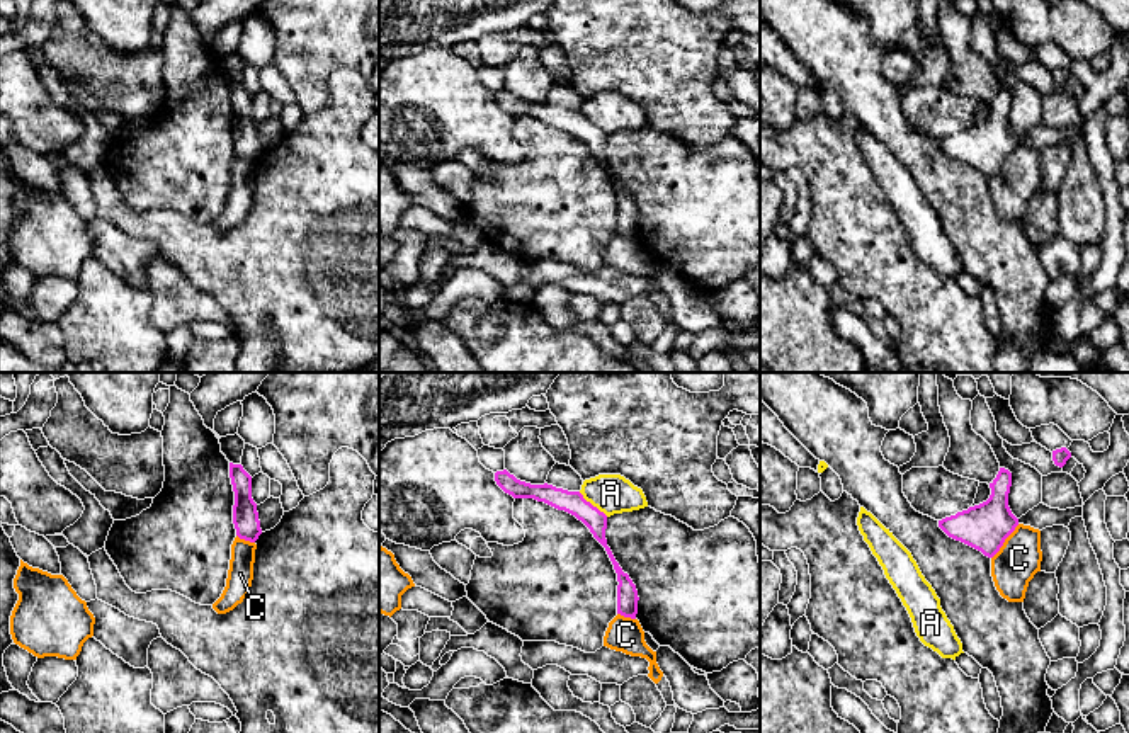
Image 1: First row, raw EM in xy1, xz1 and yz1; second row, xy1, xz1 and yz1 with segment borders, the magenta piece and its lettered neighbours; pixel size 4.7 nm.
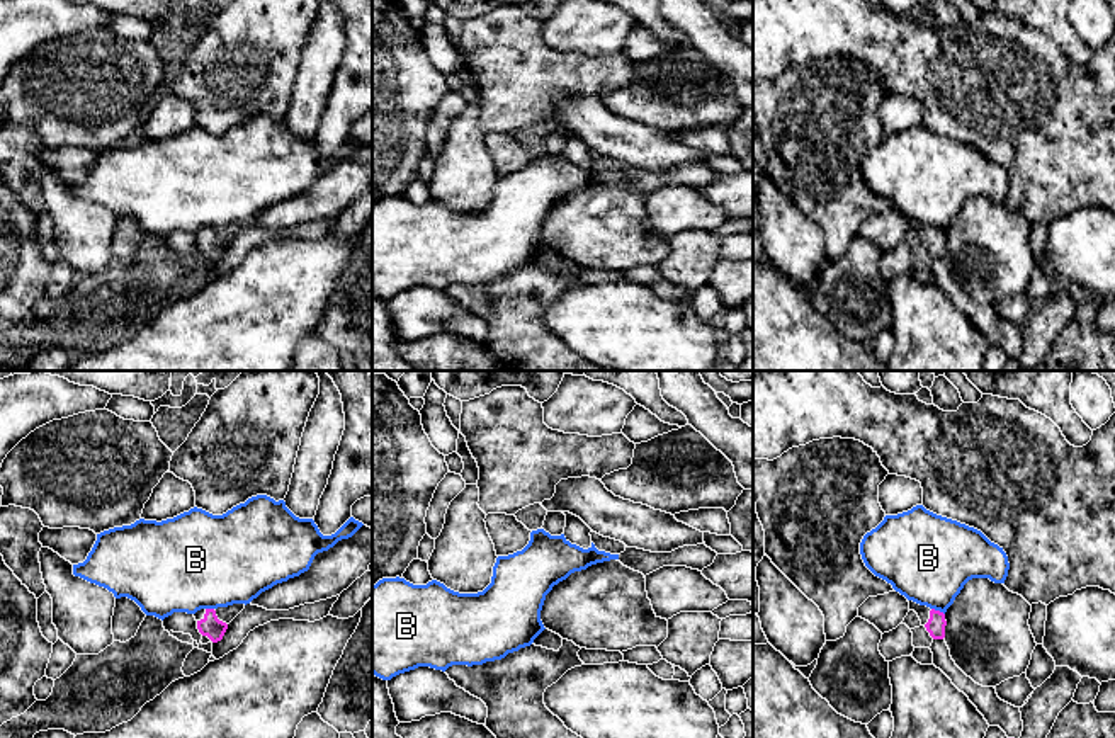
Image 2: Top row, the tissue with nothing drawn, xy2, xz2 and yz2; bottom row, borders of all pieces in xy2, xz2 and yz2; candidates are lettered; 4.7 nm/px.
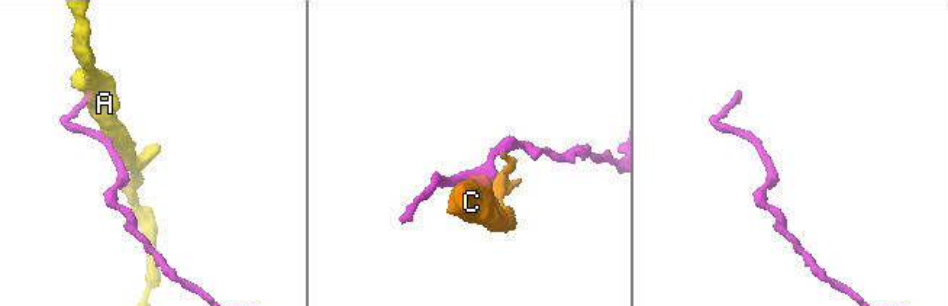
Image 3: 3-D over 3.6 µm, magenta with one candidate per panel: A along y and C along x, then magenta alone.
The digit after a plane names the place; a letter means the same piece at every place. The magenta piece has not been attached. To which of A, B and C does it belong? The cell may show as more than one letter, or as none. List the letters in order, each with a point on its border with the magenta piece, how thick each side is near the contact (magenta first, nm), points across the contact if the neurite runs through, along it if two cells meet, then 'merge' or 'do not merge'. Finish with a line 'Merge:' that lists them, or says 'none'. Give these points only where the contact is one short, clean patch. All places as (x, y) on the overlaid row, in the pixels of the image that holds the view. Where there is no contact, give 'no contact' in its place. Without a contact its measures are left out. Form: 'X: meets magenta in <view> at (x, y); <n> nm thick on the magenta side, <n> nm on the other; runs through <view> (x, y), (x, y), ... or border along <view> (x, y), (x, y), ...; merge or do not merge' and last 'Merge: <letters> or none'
A: meets magenta in xz1 at (592, 505); 110 nm thick on the magenta side, 190 nm on the other; border along xz1 (578, 492), (607, 516); do not merge
B: meets magenta in yz2 at (939, 611); 90 nm thick on the magenta side, 420 nm on the other; border along yz2 (932, 607), (944, 614); do not merge
C: meets magenta in yz1 at (1004, 541); 220 nm thick on the magenta side, 200 nm on the other; border along yz1 (1019, 524), (992, 558); do not merge
Merge: none

